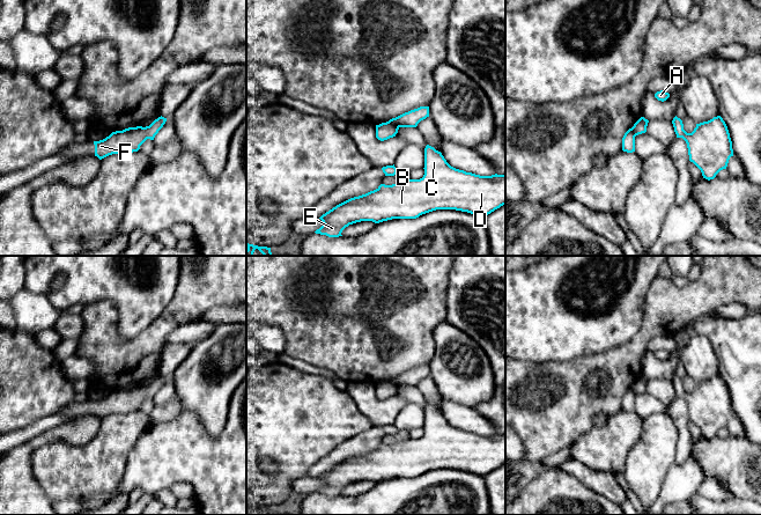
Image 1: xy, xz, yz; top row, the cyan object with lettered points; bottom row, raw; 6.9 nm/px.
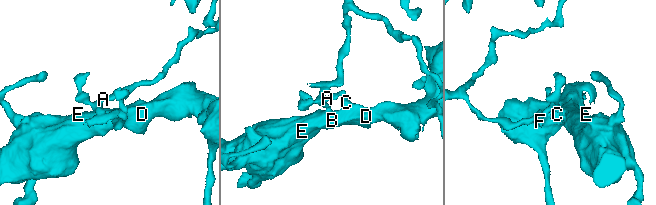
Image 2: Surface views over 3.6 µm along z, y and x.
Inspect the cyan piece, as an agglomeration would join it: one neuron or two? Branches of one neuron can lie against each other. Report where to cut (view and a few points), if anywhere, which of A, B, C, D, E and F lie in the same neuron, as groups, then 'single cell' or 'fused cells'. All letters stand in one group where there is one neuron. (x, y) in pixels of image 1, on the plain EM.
cut xz (386, 381), (398, 387); groups A B C D E / F; fused cells

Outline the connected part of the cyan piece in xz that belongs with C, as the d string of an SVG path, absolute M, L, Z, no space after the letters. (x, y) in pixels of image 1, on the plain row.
M427 404L424 407L424 434L420 439L408 439L402 442L396 442L392 444L380 443L376 449L365 454L350 457L325 473L319 478L323 480L323 485L315 492L326 494L328 496L342 495L342 490L349 484L361 480L372 480L379 483L392 478L416 478L422 473L436 470L436 469L456 469L475 473L481 477L486 477L488 473L505 464L505 434L492 434L480 435L464 429L451 426L441 411L434 406Z

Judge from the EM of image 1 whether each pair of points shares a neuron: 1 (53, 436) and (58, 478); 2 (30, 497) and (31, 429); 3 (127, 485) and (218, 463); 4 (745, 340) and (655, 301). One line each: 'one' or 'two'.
1: two
2: two
3: one
4: two

